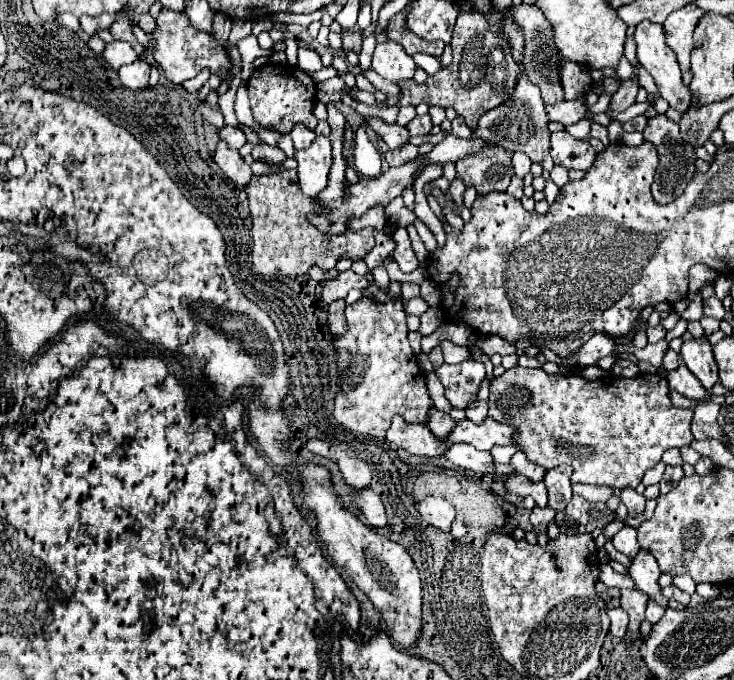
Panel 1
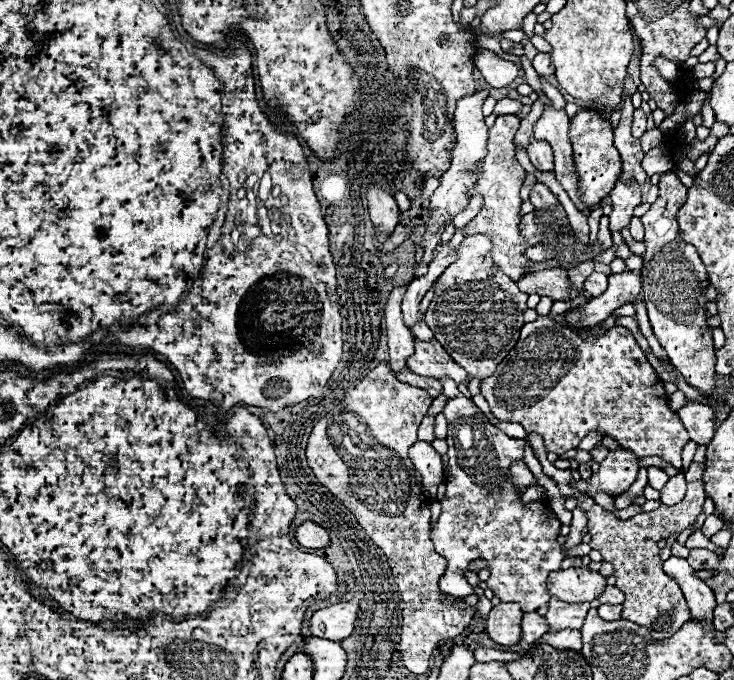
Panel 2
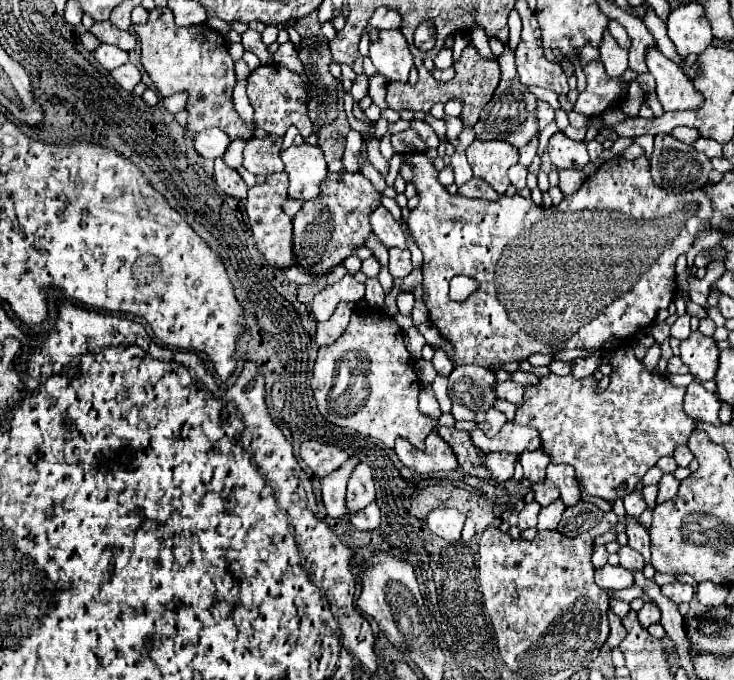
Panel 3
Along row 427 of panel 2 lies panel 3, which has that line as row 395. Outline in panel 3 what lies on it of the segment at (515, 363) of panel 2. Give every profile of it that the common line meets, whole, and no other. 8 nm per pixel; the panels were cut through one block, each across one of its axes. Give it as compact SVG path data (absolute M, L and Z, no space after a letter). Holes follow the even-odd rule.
M630 346L618 348L612 354L610 364L614 374L608 388L602 392L598 392L598 380L594 376L576 380L572 376L548 374L540 376L538 384L524 386L524 398L516 408L514 424L534 426L540 432L542 450L552 464L572 464L576 468L576 480L584 492L614 502L632 492L658 458L672 456L678 446L684 446L696 424L682 408L684 386L672 386L666 376L644 370Z

